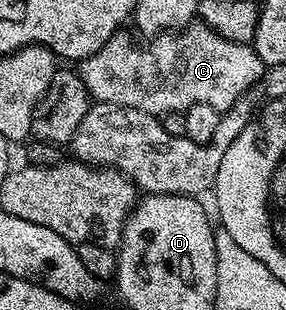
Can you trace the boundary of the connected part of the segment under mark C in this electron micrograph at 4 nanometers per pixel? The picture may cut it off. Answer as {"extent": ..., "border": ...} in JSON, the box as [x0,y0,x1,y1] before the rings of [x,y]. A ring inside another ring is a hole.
{"extent":[79,23,266,119],"border":[[[203,23],[185,25],[179,31],[157,33],[144,43],[148,45],[139,45],[130,34],[124,32],[118,31],[97,53],[79,62],[80,78],[82,83],[86,83],[89,98],[93,102],[137,108],[138,111],[148,112],[159,119],[164,117],[163,113],[180,115],[195,105],[209,105],[225,111],[239,97],[254,90],[252,88],[256,84],[259,86],[265,76],[266,66],[251,44],[226,39]]]}

